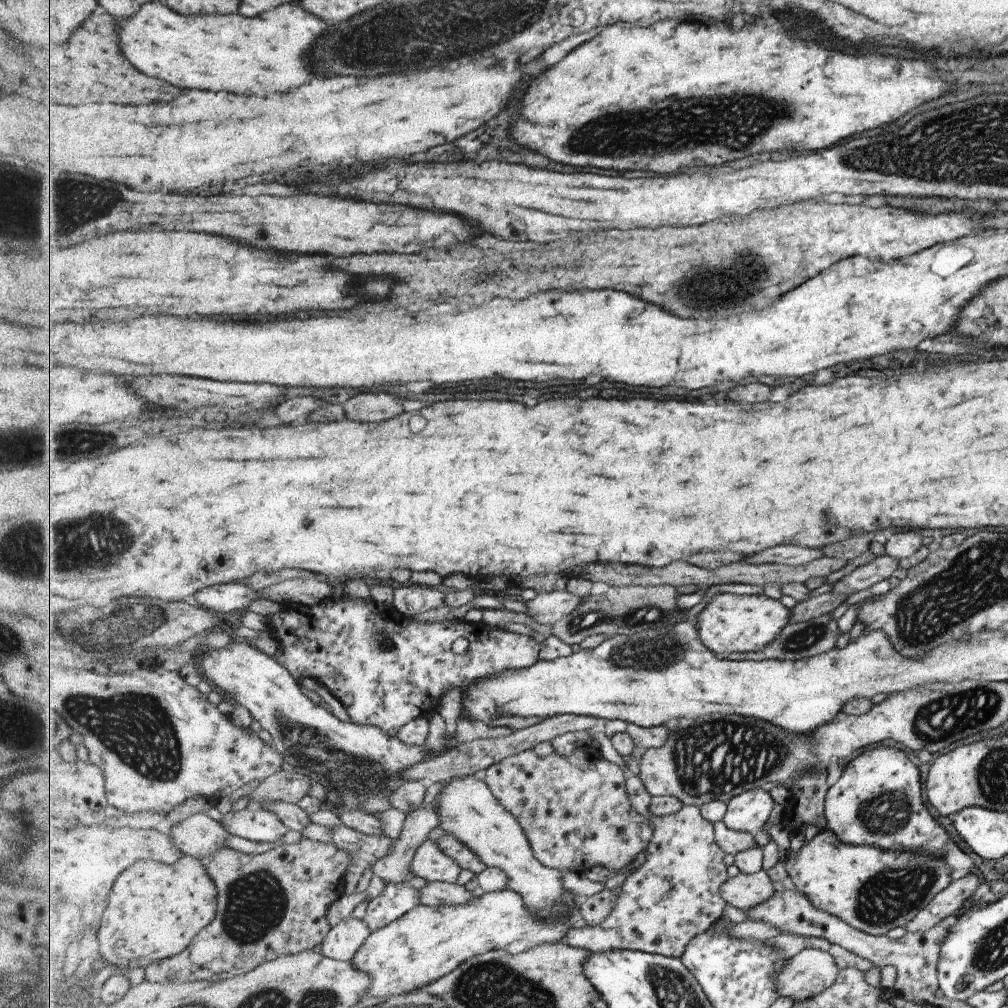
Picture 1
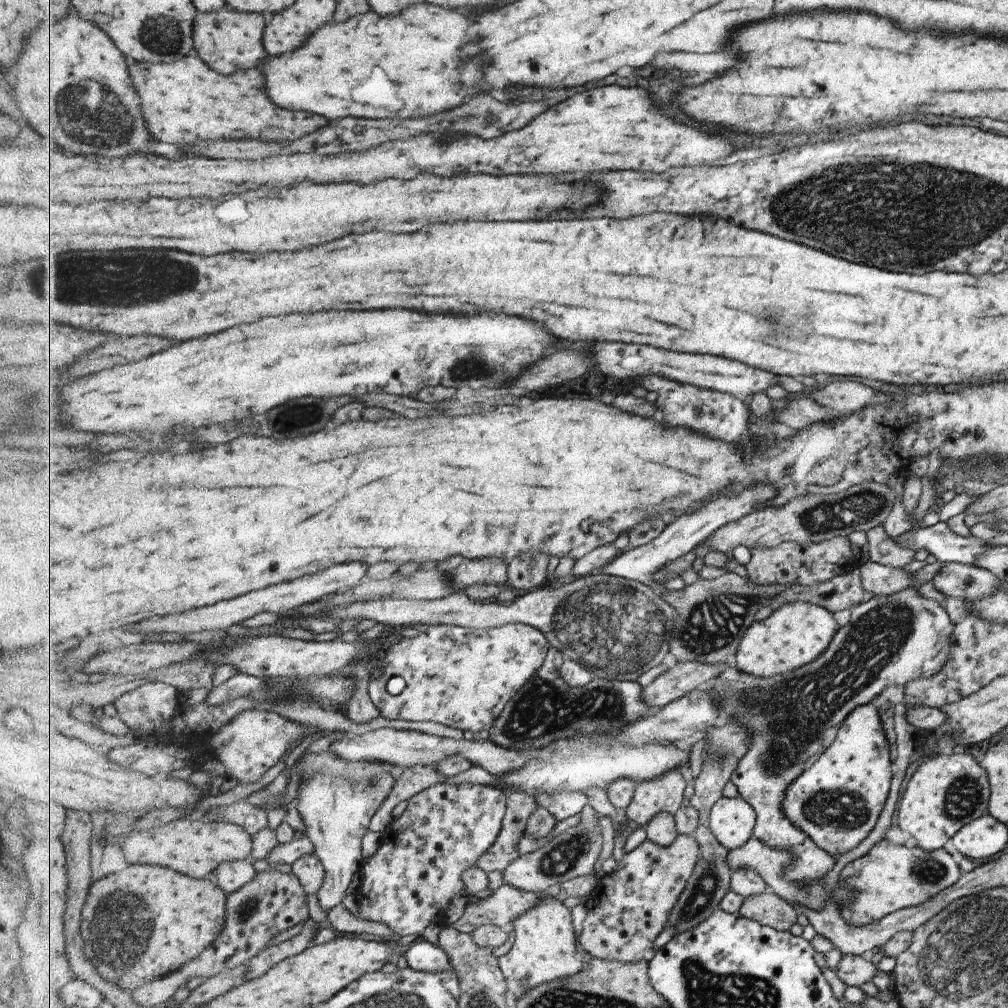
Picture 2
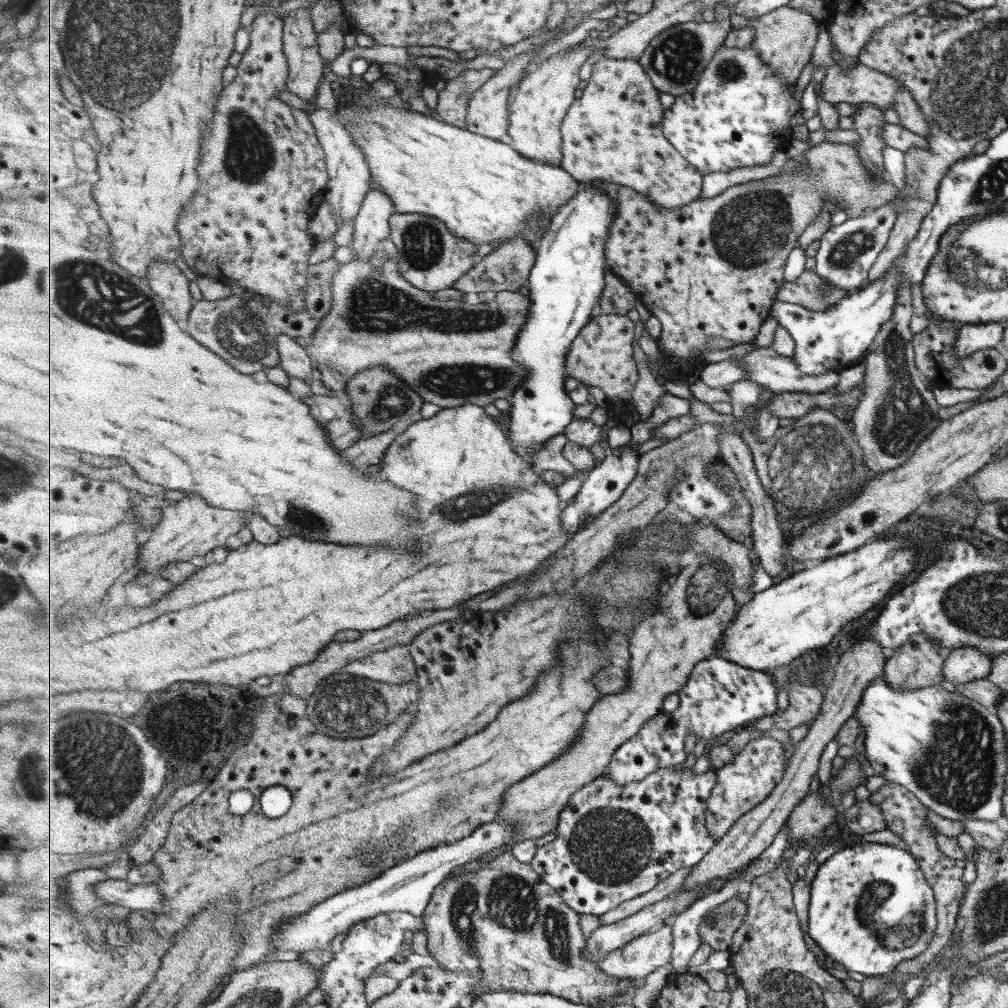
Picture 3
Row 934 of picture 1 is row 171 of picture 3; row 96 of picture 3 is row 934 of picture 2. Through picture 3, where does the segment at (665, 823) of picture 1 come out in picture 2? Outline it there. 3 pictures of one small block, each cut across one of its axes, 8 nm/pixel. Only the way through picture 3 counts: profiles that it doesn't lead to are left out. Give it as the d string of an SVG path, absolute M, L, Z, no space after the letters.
M678 833L678 838L676 841L669 846L661 846L648 838L644 840L638 847L634 848L630 853L624 855L624 857L617 862L617 868L612 873L604 874L598 880L598 886L595 890L588 896L587 904L585 904L587 908L587 915L582 923L582 932L580 937L578 938L578 942L582 946L582 948L591 956L599 957L603 960L608 961L623 961L626 963L632 963L637 961L643 961L645 958L645 952L649 950L649 948L653 948L653 944L655 944L655 940L657 940L657 936L661 935L661 932L665 930L665 927L668 926L668 922L670 921L671 911L674 910L675 905L678 904L678 900L681 898L682 893L686 890L687 883L690 882L691 876L694 875L694 870L696 868L696 864L700 859L700 847L697 845L695 838L691 835Z

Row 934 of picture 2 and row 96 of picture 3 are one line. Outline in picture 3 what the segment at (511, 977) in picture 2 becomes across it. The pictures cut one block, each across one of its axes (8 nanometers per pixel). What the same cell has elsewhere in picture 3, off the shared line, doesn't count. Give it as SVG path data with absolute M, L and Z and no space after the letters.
M576 43L551 55L537 67L530 70L518 85L518 93L510 103L509 135L511 146L535 162L561 167L563 162L562 126L570 112L571 105L577 100L577 88L582 88L585 76L581 68L593 54L593 47Z

